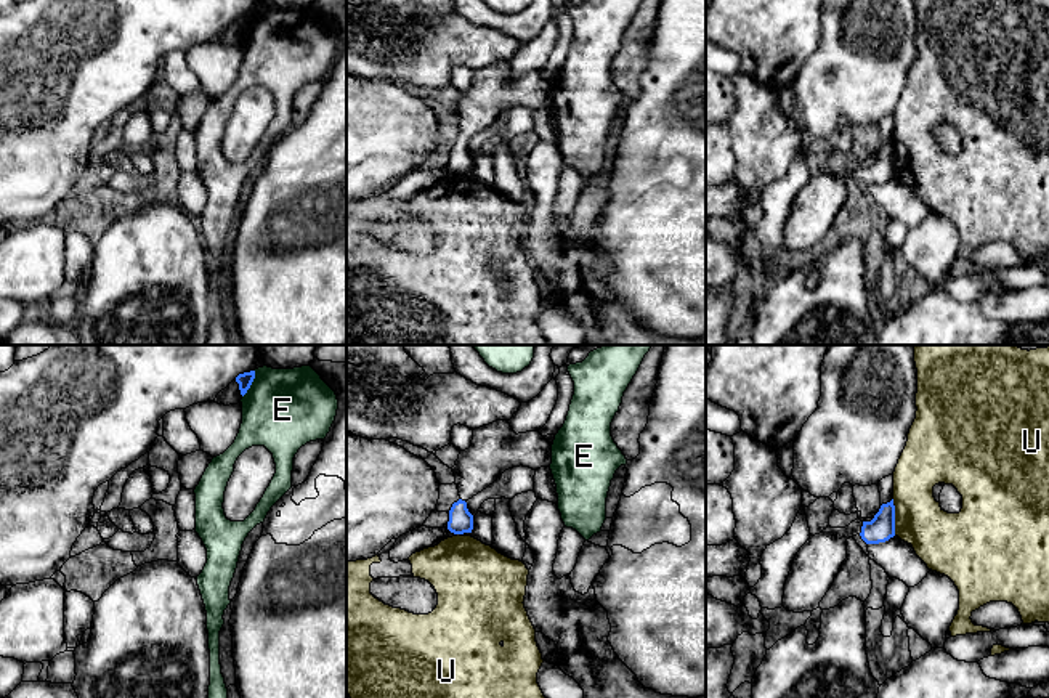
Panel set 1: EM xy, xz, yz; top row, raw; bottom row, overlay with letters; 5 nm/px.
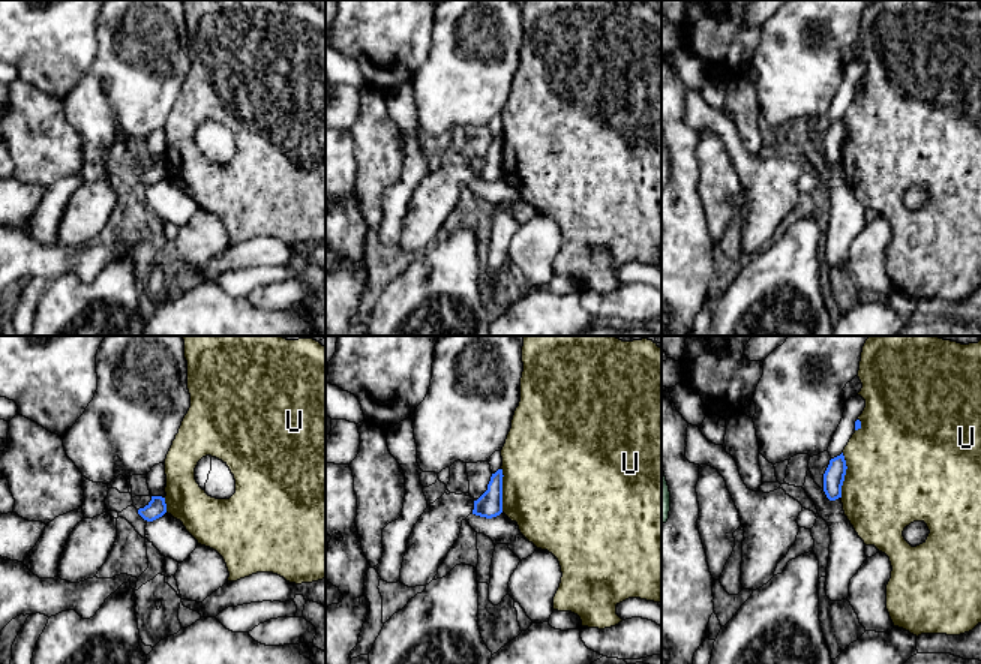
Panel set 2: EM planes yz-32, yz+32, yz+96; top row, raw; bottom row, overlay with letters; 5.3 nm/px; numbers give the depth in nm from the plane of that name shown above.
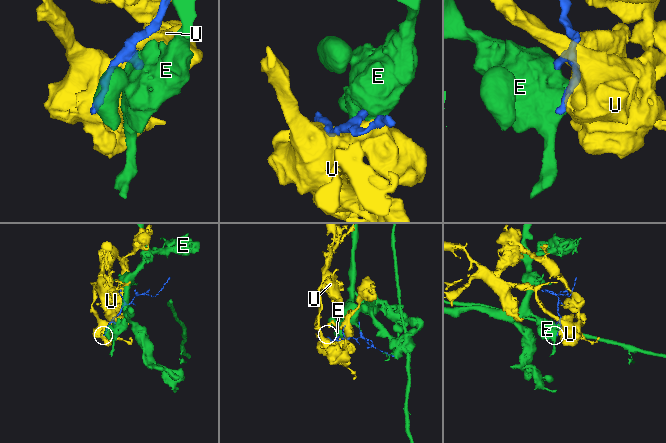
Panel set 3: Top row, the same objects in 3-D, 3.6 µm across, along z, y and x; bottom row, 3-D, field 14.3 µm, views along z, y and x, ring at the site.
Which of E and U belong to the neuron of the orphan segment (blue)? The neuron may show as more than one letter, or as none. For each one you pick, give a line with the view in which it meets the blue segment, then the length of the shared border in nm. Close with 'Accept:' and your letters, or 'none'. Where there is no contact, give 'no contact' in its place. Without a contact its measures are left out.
Accept: none

